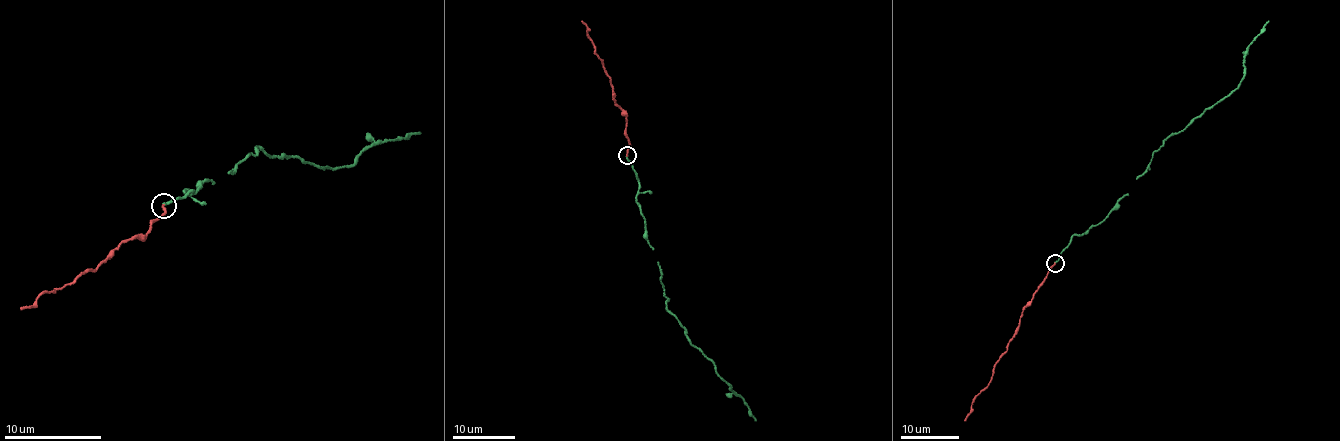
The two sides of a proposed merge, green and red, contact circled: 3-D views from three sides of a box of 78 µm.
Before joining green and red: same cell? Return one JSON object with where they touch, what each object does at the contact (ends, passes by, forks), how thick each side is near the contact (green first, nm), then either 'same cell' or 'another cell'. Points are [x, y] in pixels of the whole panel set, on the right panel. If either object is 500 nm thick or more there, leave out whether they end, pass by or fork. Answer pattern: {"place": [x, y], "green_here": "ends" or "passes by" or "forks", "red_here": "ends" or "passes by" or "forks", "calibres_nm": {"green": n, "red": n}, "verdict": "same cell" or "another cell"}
{"place": [1055, 263], "green_here": "ends", "red_here": "ends", "calibres_nm": {"green": 150, "red": 160}, "verdict": "same cell"}

